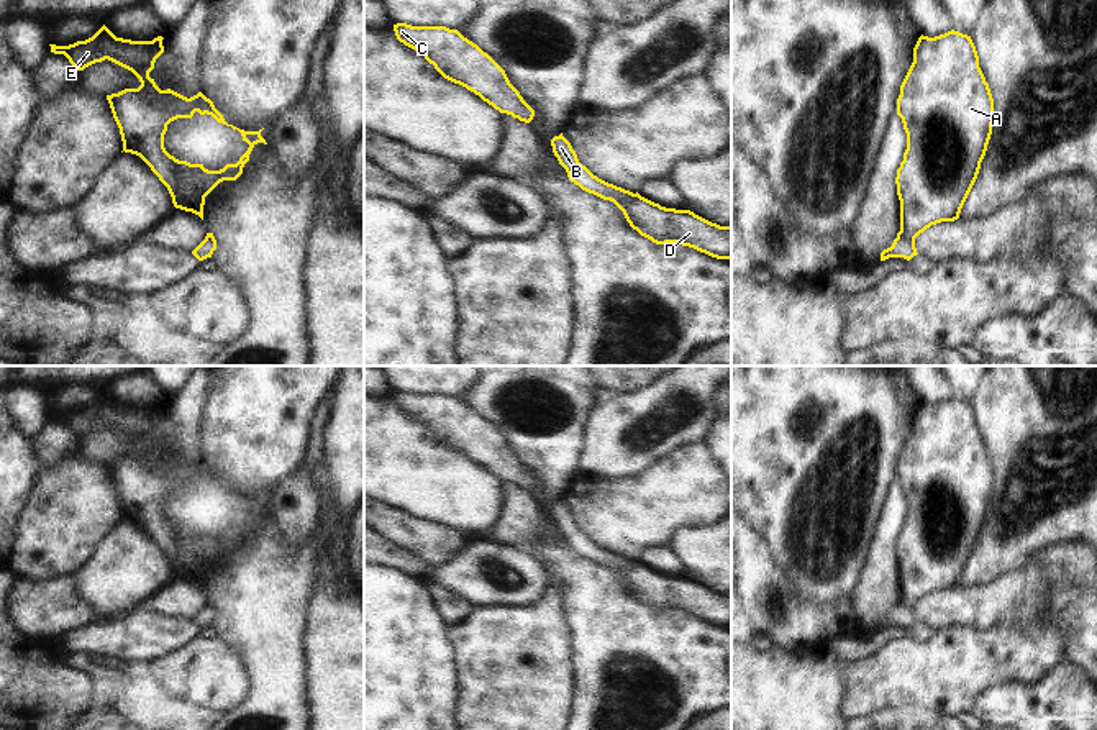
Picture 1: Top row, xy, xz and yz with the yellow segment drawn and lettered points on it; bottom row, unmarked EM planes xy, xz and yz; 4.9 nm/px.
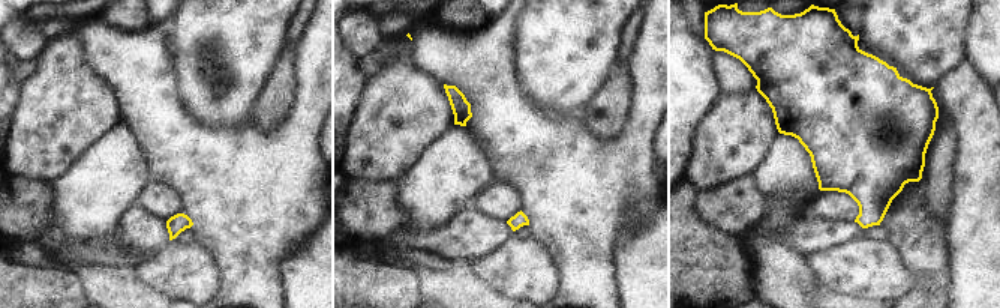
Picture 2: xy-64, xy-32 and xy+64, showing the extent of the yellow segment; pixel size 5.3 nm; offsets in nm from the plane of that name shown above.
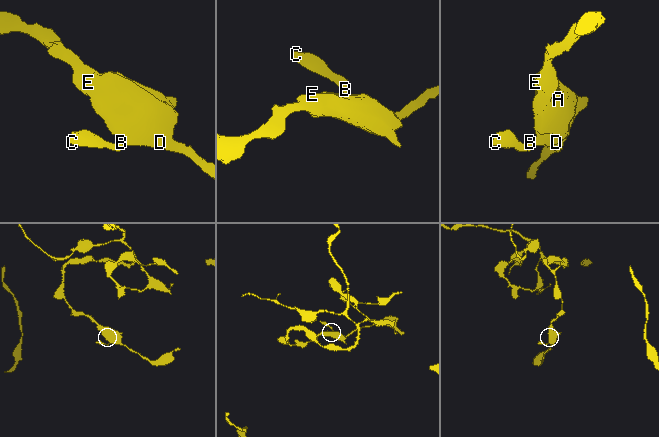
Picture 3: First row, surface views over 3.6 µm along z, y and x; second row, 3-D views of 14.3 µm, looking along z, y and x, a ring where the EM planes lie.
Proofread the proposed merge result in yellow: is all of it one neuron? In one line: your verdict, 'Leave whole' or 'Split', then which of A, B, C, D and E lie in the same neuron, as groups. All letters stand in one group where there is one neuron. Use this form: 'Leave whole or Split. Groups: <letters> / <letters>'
Leave whole. Groups: A B C D E.

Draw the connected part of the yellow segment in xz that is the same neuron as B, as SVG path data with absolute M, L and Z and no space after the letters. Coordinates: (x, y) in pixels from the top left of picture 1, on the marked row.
M562 133L551 139L551 146L569 180L589 194L613 202L641 236L656 244L676 243L717 259L731 259L731 226L720 226L690 210L661 207L638 192L599 179L579 162Z

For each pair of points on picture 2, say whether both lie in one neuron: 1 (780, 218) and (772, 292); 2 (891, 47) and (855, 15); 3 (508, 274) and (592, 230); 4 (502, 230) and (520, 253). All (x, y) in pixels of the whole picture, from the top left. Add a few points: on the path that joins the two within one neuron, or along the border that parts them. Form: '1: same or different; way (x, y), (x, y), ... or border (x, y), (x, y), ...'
1: same; way (772, 236), (772, 274)
2: different; border (862, 15), (858, 33)
3: different; border (532, 235), (546, 250), (556, 269), (556, 287)
4: different; border (513, 233), (480, 257)

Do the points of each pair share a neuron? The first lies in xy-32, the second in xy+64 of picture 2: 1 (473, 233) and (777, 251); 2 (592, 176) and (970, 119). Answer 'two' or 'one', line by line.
1: two
2: two

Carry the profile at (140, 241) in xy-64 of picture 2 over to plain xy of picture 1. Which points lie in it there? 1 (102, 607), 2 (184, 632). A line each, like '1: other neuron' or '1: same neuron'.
1: other neuron
2: same neuron

